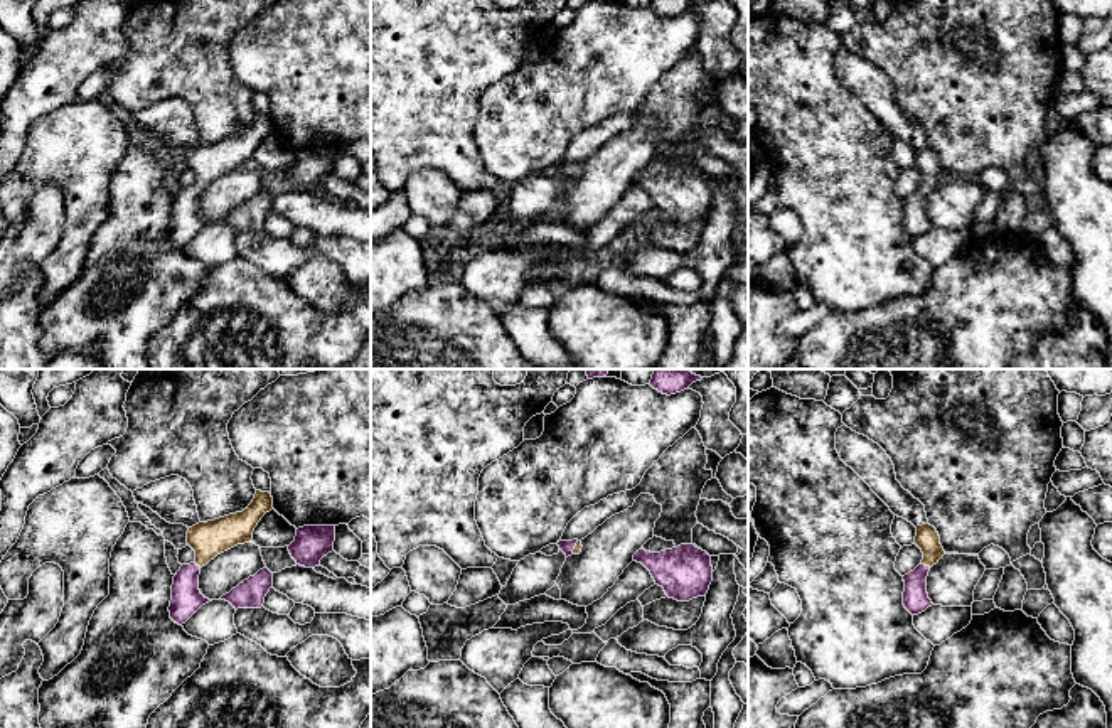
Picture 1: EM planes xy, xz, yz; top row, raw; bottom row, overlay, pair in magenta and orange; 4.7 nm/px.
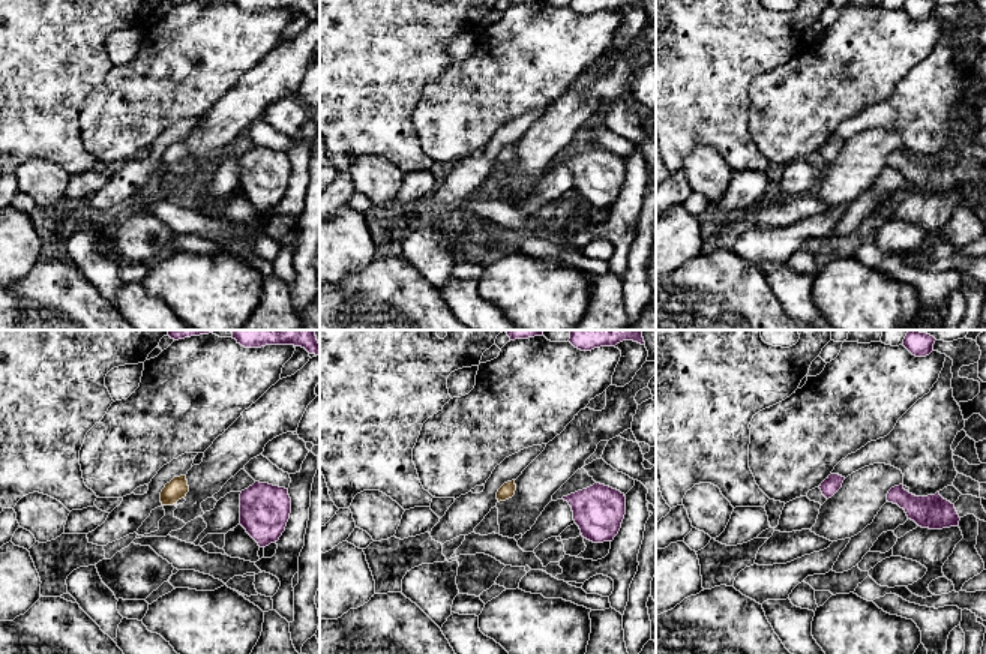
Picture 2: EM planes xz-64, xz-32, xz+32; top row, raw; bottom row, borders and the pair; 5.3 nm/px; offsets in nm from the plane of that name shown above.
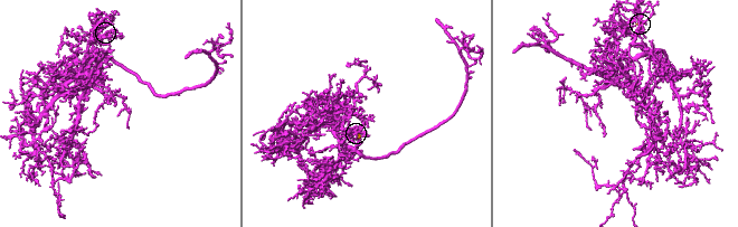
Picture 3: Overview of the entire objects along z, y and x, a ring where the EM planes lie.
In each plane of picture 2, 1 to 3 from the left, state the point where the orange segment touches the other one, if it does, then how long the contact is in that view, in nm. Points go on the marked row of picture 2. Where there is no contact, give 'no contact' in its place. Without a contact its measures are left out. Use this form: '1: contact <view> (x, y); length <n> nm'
1: no contact
2: no contact
3: no contact

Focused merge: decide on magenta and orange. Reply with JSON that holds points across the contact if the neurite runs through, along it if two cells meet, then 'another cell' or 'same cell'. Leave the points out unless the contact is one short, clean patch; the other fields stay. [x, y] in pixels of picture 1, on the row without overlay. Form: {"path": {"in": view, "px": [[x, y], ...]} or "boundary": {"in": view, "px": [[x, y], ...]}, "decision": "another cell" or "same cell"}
{"path": {"in": "yz", "px": [[915, 221], [915, 203], [927, 189], [927, 160]]}, "decision": "same cell"}

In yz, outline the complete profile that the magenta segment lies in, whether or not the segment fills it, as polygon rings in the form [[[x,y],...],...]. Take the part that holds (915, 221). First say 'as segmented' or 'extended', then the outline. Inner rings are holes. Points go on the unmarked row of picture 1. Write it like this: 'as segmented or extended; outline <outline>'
extended; outline [[[930,147],[917,148],[915,167],[922,172],[922,185],[903,199],[903,228],[912,238],[918,238],[932,229],[927,216],[927,199],[933,187],[945,177],[937,152]]]

